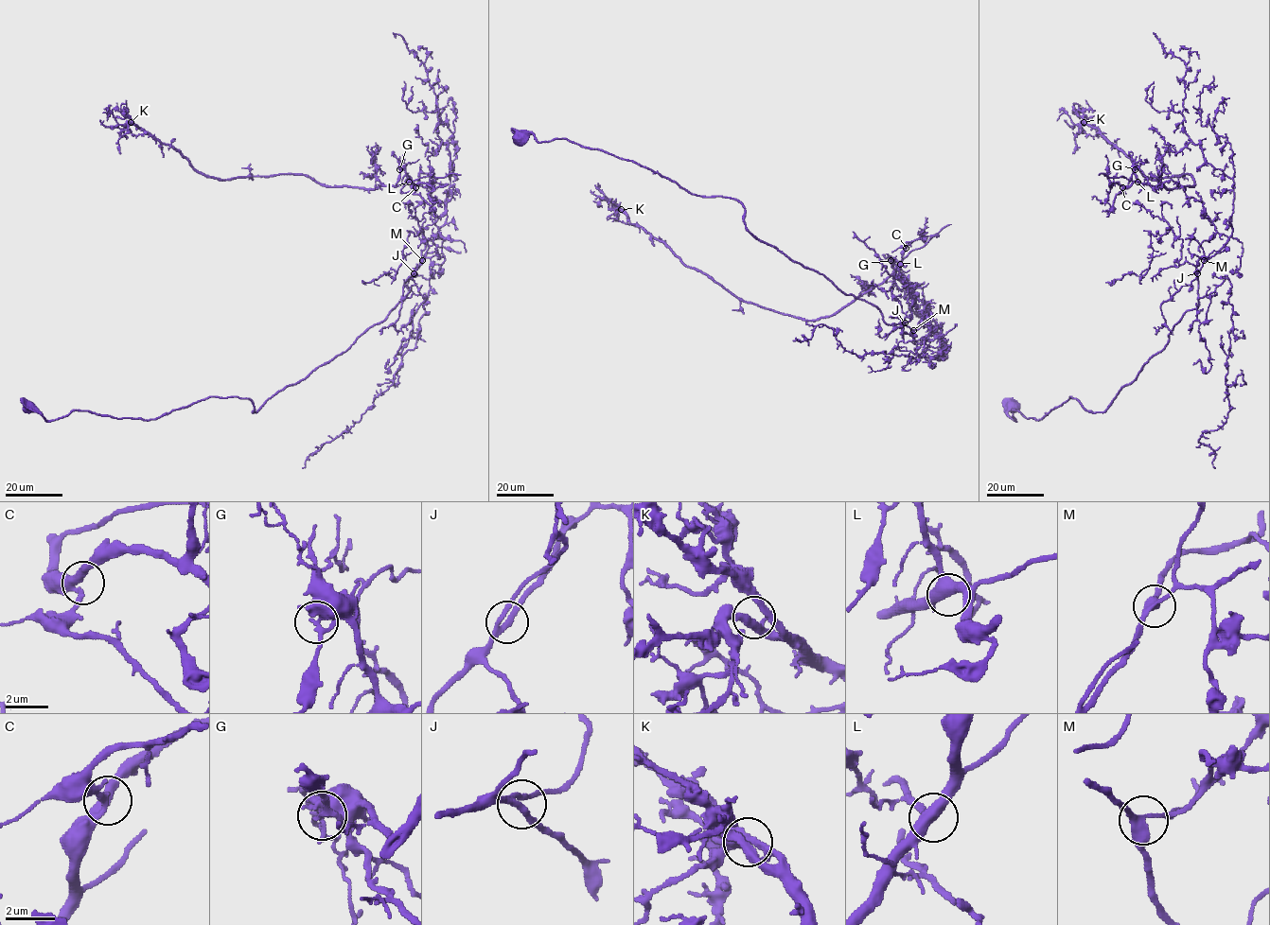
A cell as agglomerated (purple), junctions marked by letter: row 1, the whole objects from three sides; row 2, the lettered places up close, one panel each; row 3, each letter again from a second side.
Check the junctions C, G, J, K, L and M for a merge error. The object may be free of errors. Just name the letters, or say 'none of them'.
G

